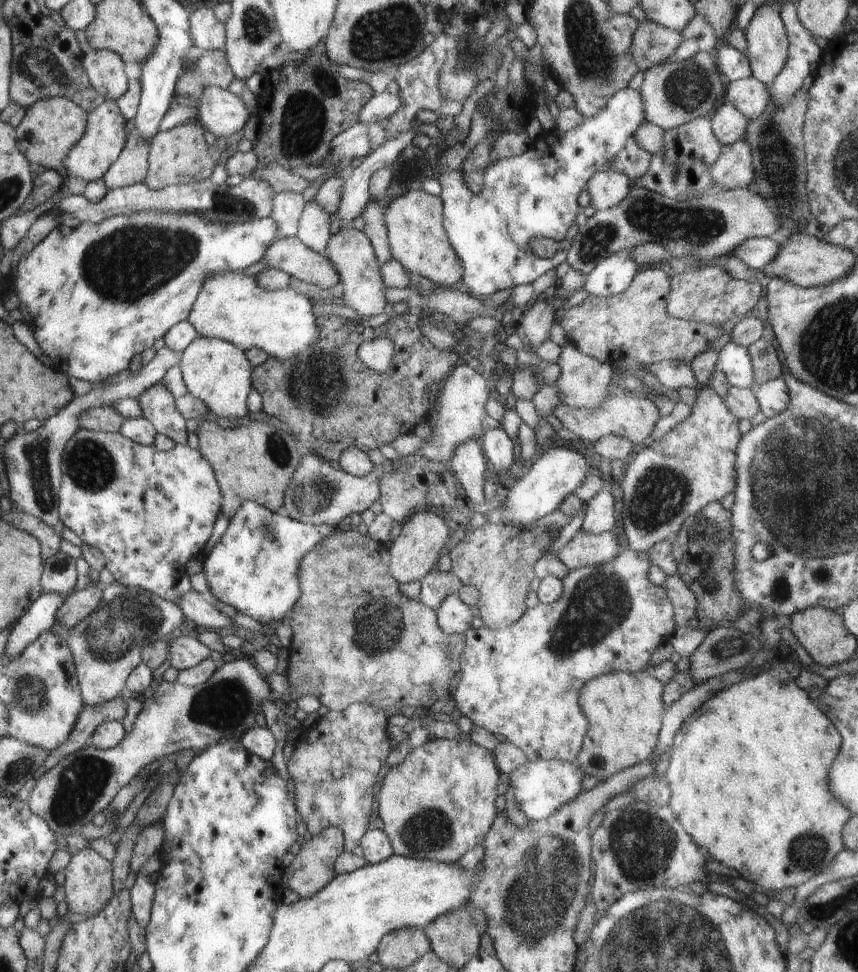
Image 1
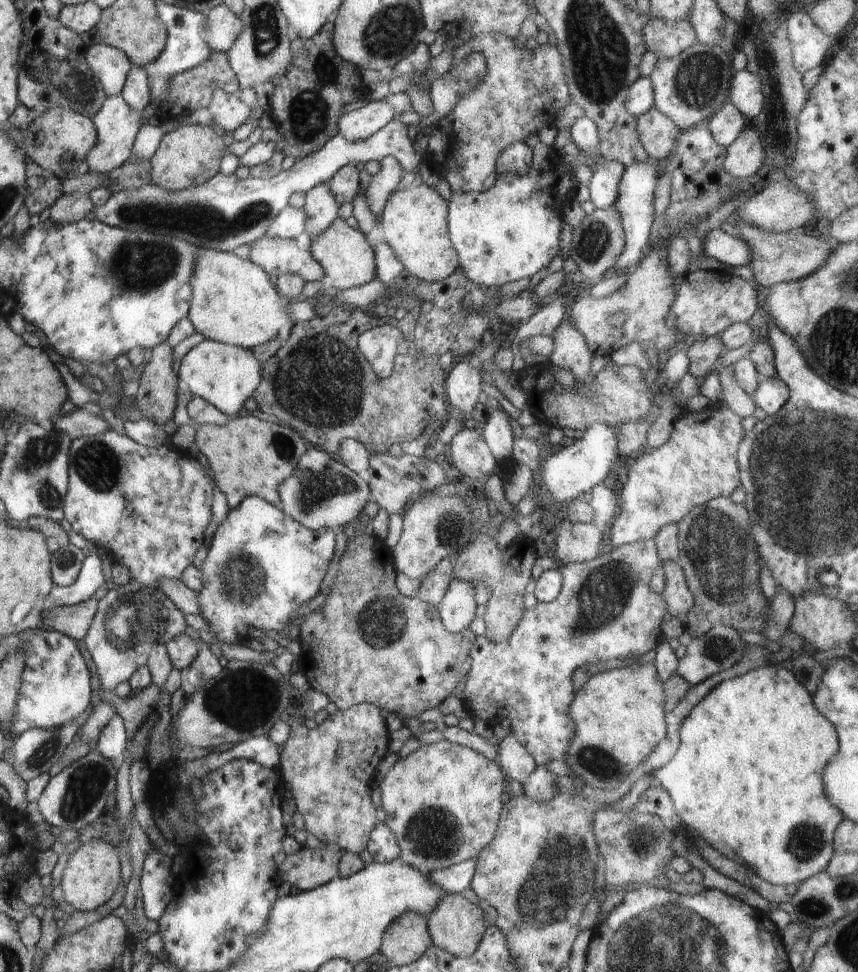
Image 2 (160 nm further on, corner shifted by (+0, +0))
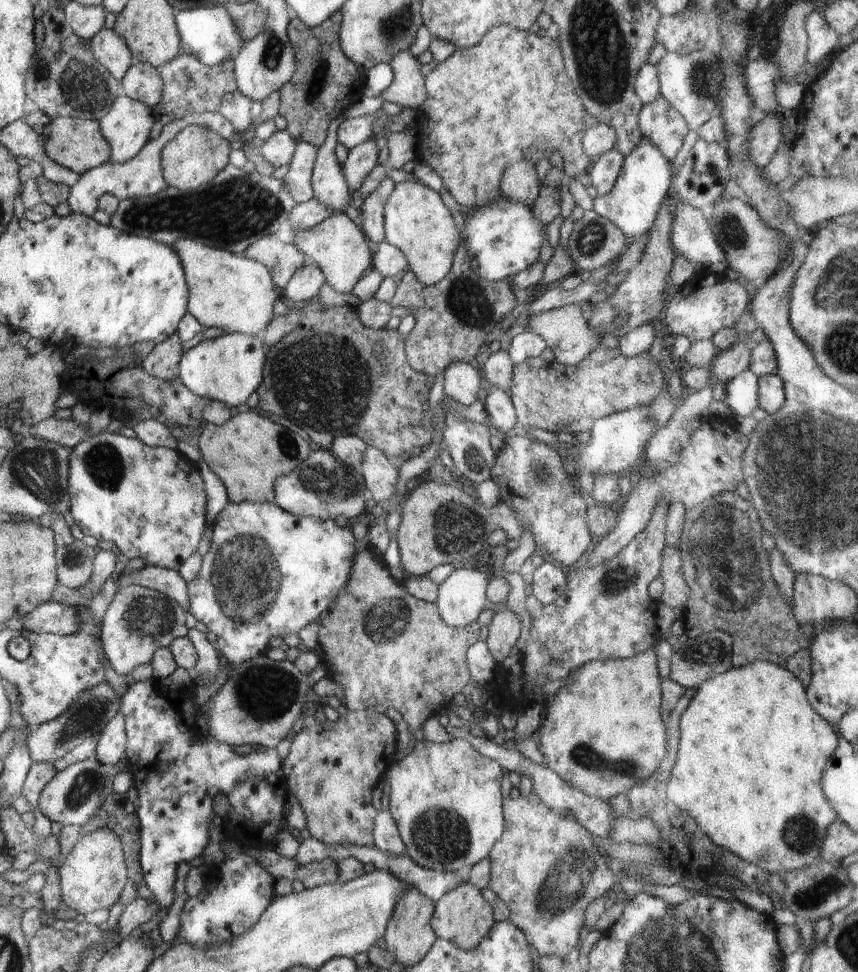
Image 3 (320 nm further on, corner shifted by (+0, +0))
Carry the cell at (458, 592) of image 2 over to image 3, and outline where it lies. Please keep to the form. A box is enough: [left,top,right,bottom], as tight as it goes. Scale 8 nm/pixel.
[436,566,489,627]

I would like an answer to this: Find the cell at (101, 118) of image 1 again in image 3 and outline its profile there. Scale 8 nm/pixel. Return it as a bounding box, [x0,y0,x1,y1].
[99,94,155,163]

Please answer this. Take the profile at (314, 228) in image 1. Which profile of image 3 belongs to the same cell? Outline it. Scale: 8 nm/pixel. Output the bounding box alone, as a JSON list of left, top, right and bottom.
[311,114,355,213]

